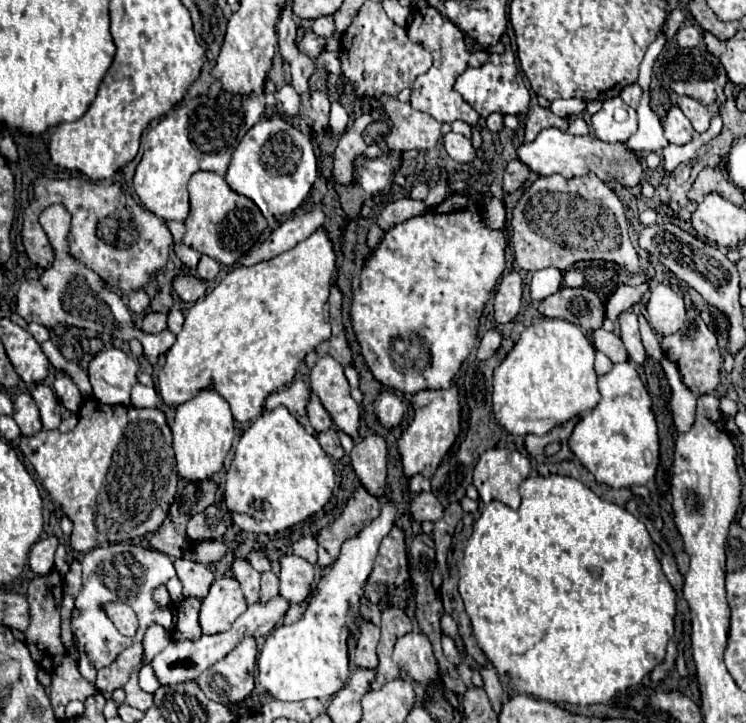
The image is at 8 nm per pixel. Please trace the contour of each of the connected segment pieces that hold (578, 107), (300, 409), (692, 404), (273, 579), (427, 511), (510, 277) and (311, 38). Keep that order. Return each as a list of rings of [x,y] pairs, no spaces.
[[[568,98],[568,100],[554,100],[550,110],[562,118],[574,118],[580,116],[586,110],[586,102],[578,100],[578,98]]]
[[[296,380],[292,382],[290,386],[286,386],[284,390],[278,390],[274,394],[270,394],[266,398],[266,404],[264,408],[266,410],[274,410],[276,406],[286,406],[288,412],[310,432],[314,434],[314,428],[310,426],[308,422],[308,416],[306,416],[306,402],[310,398],[310,390],[306,388],[306,384],[302,380]]]
[[[664,358],[660,364],[662,364],[664,374],[668,378],[668,384],[672,388],[670,406],[672,406],[674,424],[676,424],[678,432],[688,432],[692,422],[694,422],[694,416],[696,416],[696,396],[684,386],[684,382],[680,378],[680,372],[678,372],[674,362]]]
[[[264,572],[262,574],[262,592],[260,592],[260,602],[268,602],[278,596],[278,576],[274,572]]]
[[[422,492],[416,496],[416,500],[410,504],[410,512],[414,516],[414,520],[430,520],[430,522],[436,522],[444,516],[444,508],[442,504],[438,502],[438,498],[432,494],[432,492]]]
[[[508,272],[502,276],[502,282],[494,296],[494,320],[506,324],[516,318],[522,302],[522,278],[518,272]]]
[[[306,32],[304,38],[298,42],[298,50],[310,58],[316,58],[324,52],[324,38],[316,36],[314,32]]]

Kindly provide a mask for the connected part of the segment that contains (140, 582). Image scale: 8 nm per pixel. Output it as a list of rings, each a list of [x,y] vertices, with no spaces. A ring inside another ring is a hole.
[[[118,542],[118,544],[110,544],[110,546],[98,546],[84,554],[84,558],[82,558],[84,586],[82,586],[82,592],[74,600],[78,616],[76,616],[76,620],[72,620],[72,632],[96,670],[110,666],[122,650],[126,650],[128,646],[132,646],[136,642],[142,642],[146,628],[160,624],[166,630],[171,629],[172,604],[166,608],[160,608],[152,594],[158,586],[166,584],[172,576],[176,576],[176,570],[172,566],[172,560],[166,554],[160,554],[158,550],[136,546],[136,544]],[[108,602],[124,602],[136,612],[140,626],[132,638],[122,636],[116,630],[116,626],[110,622],[110,618],[104,612],[104,604],[108,604]]]

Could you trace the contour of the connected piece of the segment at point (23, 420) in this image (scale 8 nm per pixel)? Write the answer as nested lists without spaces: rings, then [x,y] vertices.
[[[22,392],[22,394],[16,396],[16,400],[14,400],[14,416],[12,418],[16,420],[16,424],[20,426],[24,436],[32,436],[42,428],[38,406],[36,406],[34,398],[28,392]]]

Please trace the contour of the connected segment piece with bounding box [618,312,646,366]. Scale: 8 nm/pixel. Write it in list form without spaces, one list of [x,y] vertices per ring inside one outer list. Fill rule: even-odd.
[[[624,312],[620,314],[618,318],[618,324],[620,324],[620,338],[628,350],[628,356],[632,362],[644,366],[646,362],[646,352],[644,352],[644,346],[640,342],[640,332],[638,332],[638,318],[634,312]]]

